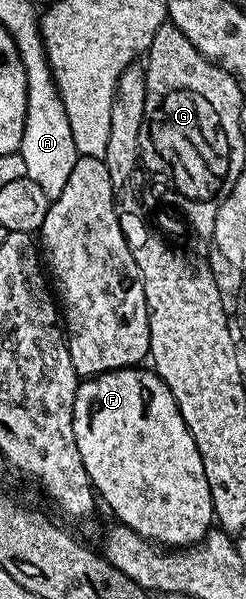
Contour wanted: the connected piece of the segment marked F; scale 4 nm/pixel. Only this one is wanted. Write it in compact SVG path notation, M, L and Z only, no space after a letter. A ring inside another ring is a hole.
M151 368L115 369L109 373L100 373L96 377L81 380L76 386L76 398L74 399L74 435L78 443L78 455L82 455L82 463L86 467L88 478L92 481L92 488L96 490L99 500L103 504L105 501L112 508L112 513L116 516L115 520L119 524L130 527L138 535L142 535L147 541L160 547L187 547L203 541L208 536L214 525L214 514L210 487L206 483L206 471L202 467L202 455L178 411L174 395L170 395L164 380Z

